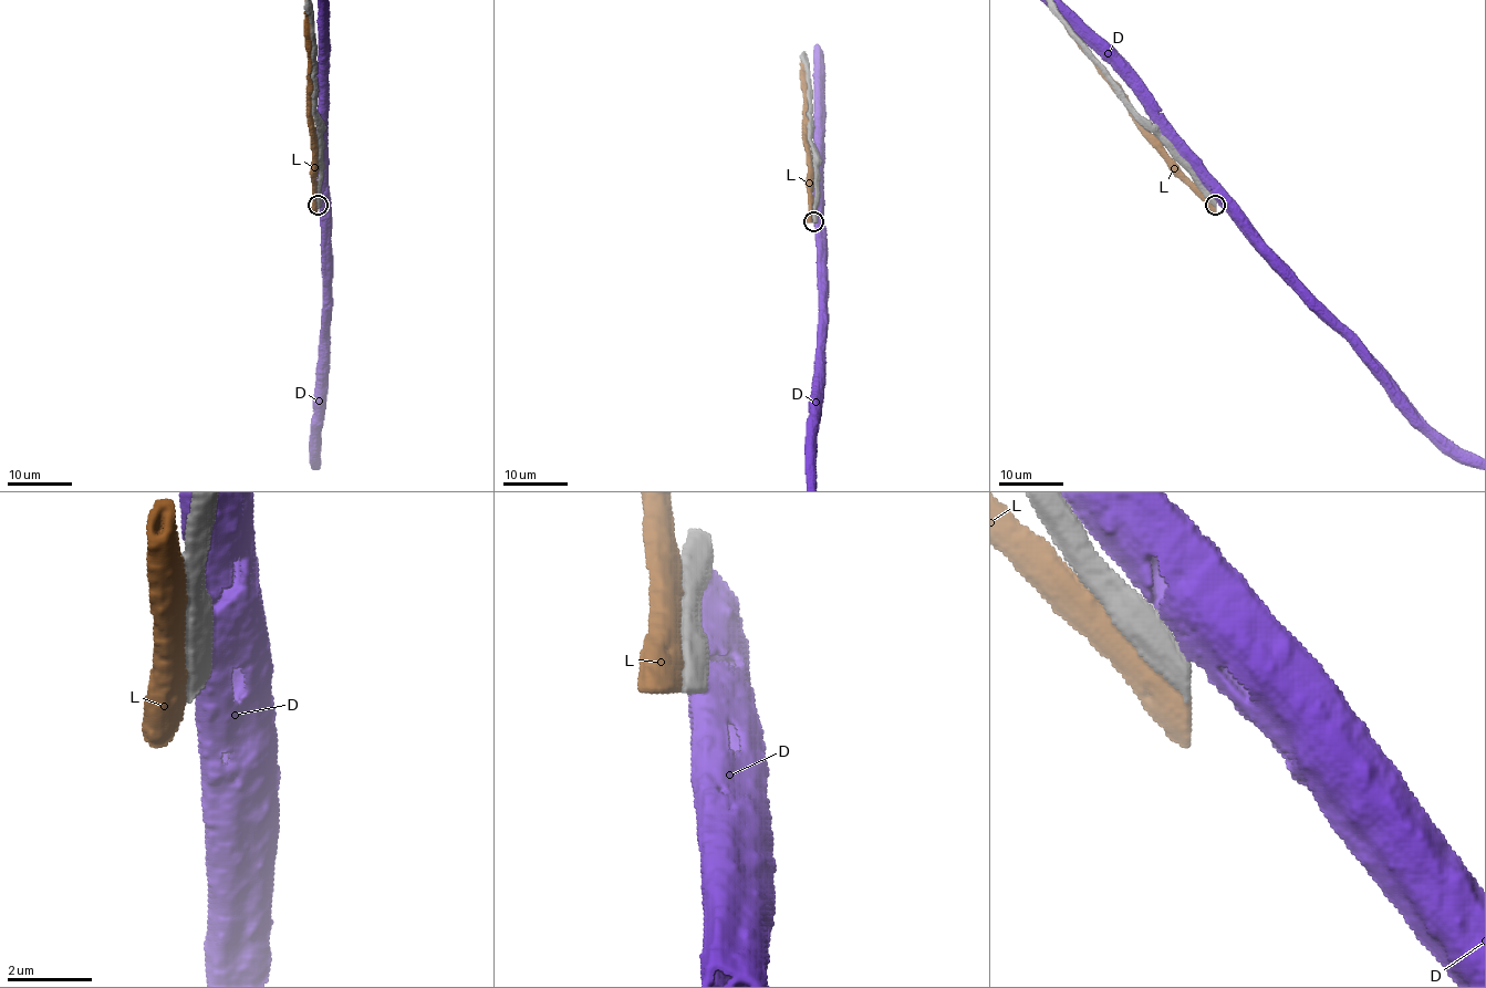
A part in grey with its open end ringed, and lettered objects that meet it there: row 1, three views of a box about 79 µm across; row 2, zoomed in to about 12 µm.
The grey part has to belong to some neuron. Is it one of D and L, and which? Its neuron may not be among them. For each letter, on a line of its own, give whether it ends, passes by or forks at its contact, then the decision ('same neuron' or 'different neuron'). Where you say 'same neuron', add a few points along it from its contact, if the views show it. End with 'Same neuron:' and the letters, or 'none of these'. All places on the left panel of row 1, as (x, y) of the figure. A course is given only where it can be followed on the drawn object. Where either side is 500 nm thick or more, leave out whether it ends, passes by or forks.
D: different neuron
L: different neuron
Same neuron: none of these

